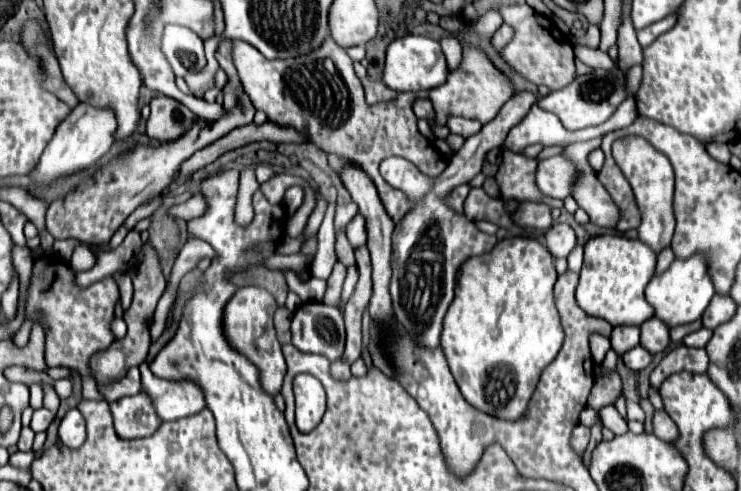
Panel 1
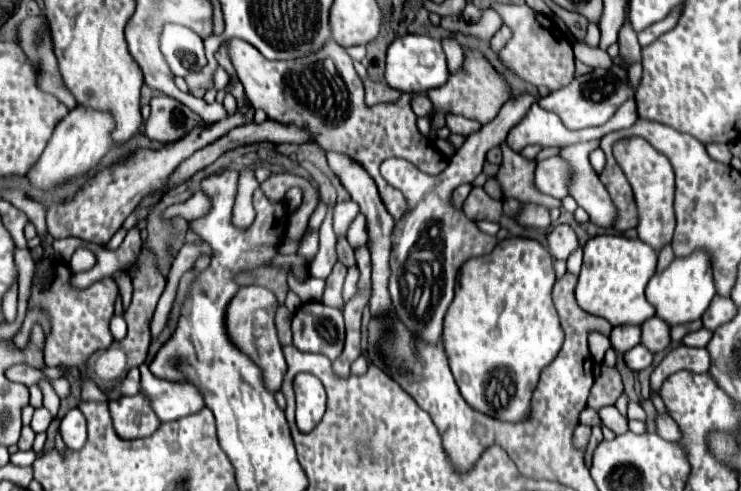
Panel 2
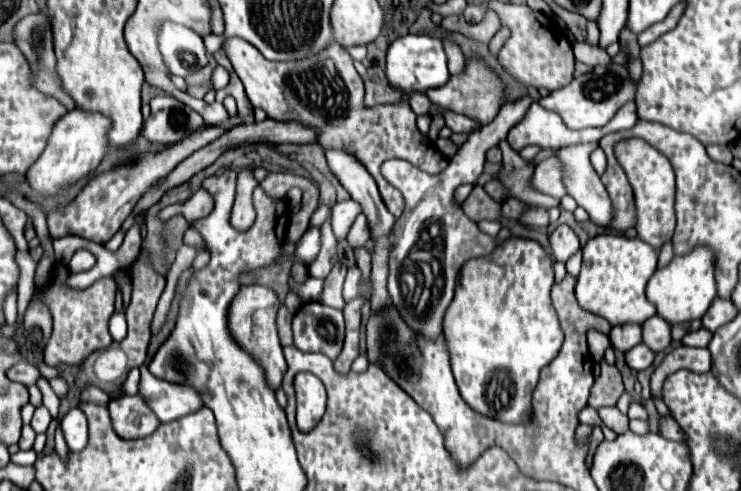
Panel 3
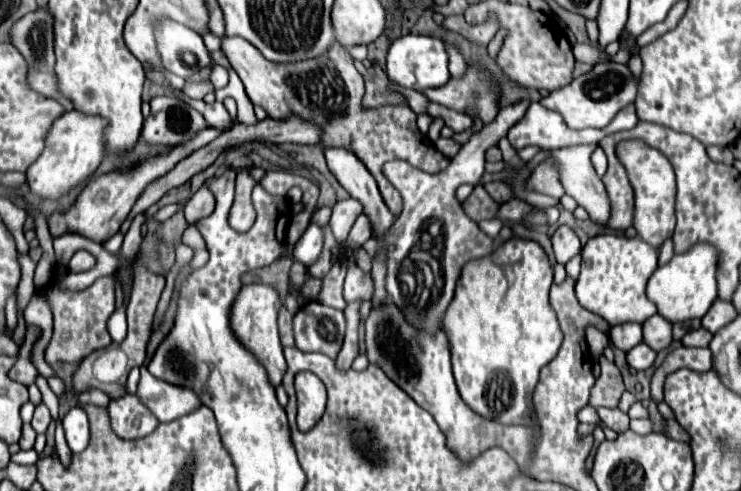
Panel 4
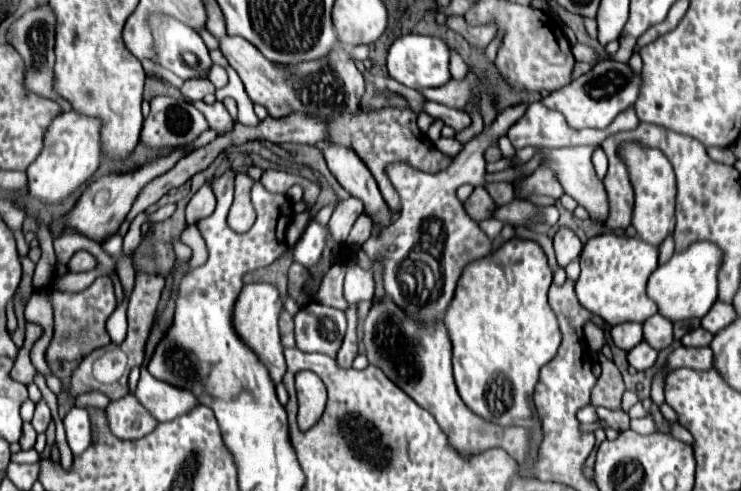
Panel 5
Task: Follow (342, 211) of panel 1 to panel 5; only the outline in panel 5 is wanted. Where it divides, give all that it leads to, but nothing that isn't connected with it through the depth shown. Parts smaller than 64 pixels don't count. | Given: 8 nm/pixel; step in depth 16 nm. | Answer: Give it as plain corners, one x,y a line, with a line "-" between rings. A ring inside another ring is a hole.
350,198
348,202
338,202
336,204
336,208
332,212
332,218
328,222
330,232
332,232
336,242
346,242
352,224
356,222
356,218
362,212
364,212
364,208
362,208
362,202
358,198

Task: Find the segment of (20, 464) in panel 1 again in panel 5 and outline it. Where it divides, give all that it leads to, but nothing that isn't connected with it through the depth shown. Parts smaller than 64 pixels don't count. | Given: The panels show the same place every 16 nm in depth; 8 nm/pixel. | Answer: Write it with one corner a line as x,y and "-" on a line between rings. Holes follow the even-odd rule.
20,450
18,454
12,454
12,462
16,464
32,464
40,460
40,454
36,450

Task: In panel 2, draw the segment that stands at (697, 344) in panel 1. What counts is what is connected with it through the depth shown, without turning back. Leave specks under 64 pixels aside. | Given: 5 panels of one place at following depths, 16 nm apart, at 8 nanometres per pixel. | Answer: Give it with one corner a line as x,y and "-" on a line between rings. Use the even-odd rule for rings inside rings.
700,328
698,332
692,332
692,334
688,334
688,336
684,336
684,344
686,346
694,346
694,348
704,348
708,342
710,342
710,338
712,338
712,330
708,330
708,328

